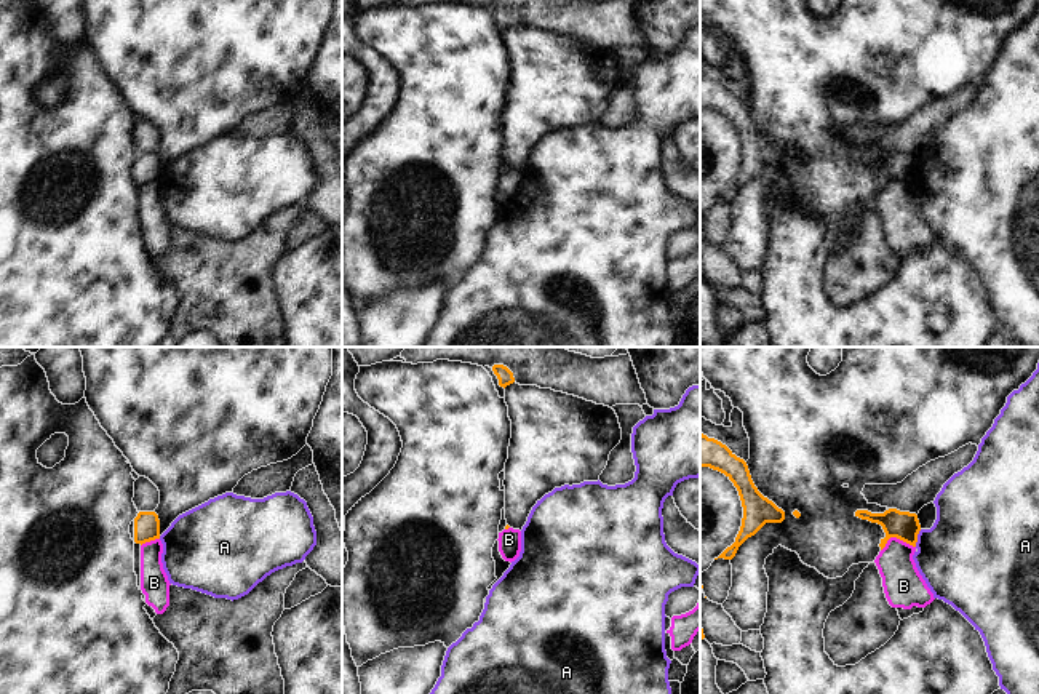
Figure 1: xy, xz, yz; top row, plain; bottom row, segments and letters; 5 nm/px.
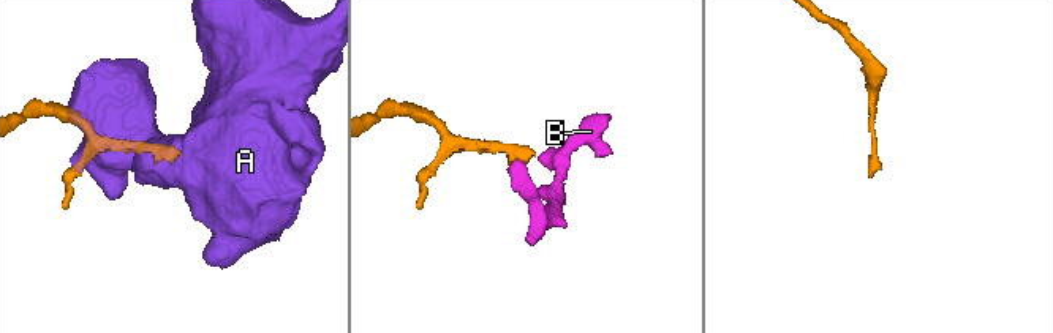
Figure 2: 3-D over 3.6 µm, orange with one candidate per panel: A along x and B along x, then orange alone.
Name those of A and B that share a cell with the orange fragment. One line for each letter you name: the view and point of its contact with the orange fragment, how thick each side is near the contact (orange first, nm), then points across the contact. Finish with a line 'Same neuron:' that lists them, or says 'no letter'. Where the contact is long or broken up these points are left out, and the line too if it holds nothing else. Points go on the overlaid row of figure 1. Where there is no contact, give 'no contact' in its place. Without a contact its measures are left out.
Same neuron: no letter

